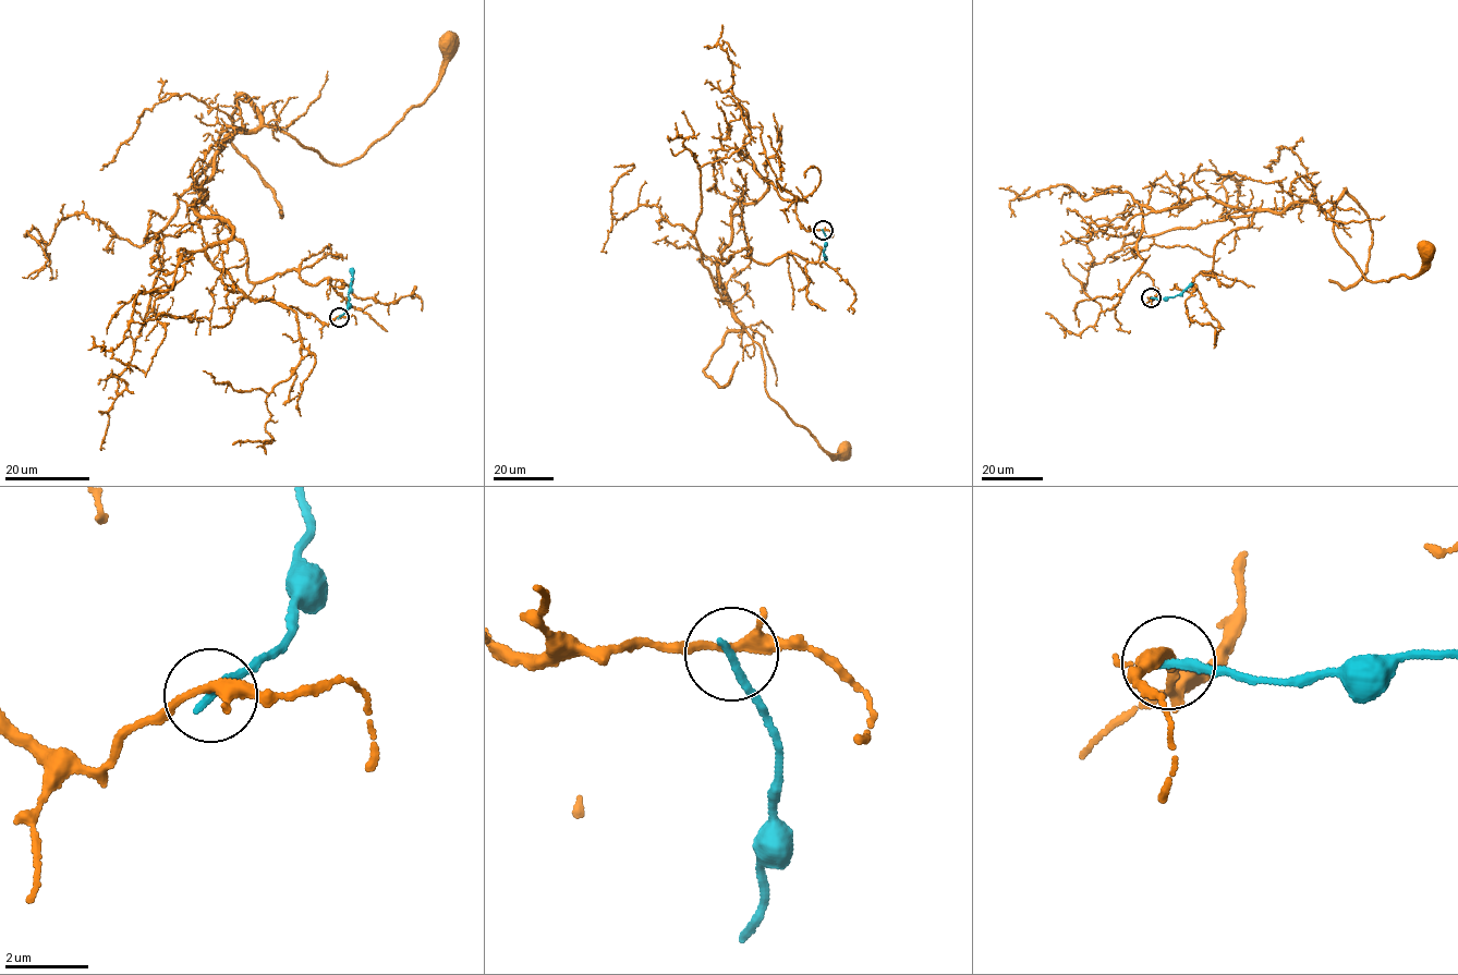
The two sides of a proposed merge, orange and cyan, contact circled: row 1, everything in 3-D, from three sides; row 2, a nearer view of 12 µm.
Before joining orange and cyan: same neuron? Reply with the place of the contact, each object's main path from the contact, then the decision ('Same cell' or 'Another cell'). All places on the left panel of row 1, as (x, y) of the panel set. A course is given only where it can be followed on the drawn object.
Place: (339, 317). Course of orange: (339, 316), (247, 296), (206, 252), (234, 230), (193, 206), (235, 131), (361, 157), (447, 44). Course of cyan: (339, 317), (345, 312), (350, 300), (352, 268). Another cell

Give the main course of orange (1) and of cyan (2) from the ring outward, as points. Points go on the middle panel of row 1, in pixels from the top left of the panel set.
1: (823, 230), (755, 165), (768, 191), (731, 210), (720, 284), (769, 398), (843, 451)
2: (823, 231), (826, 235), (825, 259)

